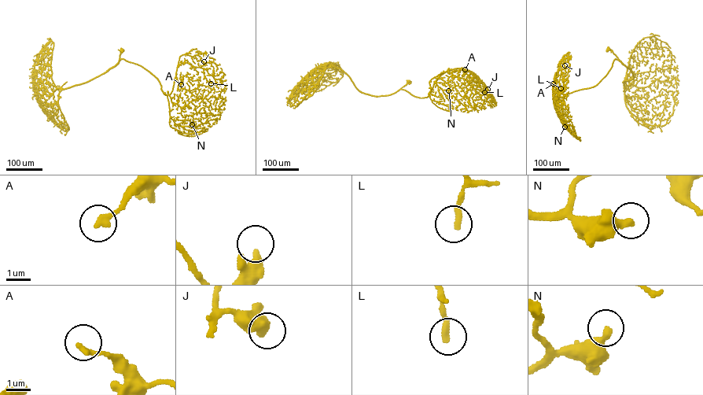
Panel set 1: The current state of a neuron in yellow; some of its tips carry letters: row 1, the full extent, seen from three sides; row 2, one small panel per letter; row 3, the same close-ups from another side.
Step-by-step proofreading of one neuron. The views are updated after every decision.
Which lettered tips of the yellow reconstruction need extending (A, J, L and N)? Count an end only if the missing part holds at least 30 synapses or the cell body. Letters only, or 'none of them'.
none of them

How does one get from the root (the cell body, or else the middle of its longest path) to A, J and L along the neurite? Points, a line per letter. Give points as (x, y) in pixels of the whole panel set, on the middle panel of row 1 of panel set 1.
A: (409, 82), (398, 90), (404, 90), (414, 96), (426, 97), (440, 75), (454, 68), (465, 69)
J: (409, 82), (398, 90), (404, 90), (414, 96), (426, 97), (440, 75), (459, 68), (476, 75), (487, 89)
L: (409, 82), (398, 90), (426, 97), (440, 75), (460, 68), (476, 76), (484, 92)

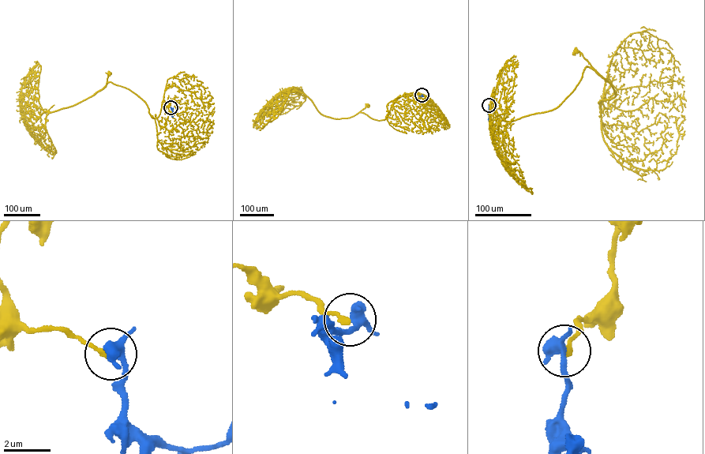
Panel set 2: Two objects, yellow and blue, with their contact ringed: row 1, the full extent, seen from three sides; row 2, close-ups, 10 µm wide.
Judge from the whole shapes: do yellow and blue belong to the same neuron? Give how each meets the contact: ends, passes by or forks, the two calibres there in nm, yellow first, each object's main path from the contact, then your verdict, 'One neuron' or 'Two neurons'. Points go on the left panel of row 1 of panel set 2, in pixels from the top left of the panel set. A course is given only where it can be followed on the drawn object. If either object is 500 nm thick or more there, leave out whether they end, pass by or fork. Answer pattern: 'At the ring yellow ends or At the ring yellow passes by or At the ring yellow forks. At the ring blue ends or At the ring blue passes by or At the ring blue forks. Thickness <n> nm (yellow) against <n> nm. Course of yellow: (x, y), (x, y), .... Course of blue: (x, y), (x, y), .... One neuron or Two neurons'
At the ring yellow ends. At the ring blue passes by. Thickness 220 nm (yellow) against 400 nm. Course of yellow: (170, 106), (163, 99), (159, 115), (151, 118), (144, 102), (136, 94), (124, 87), (106, 83), (109, 73). Course of blue: (170, 106), (173, 117). Two neurons

